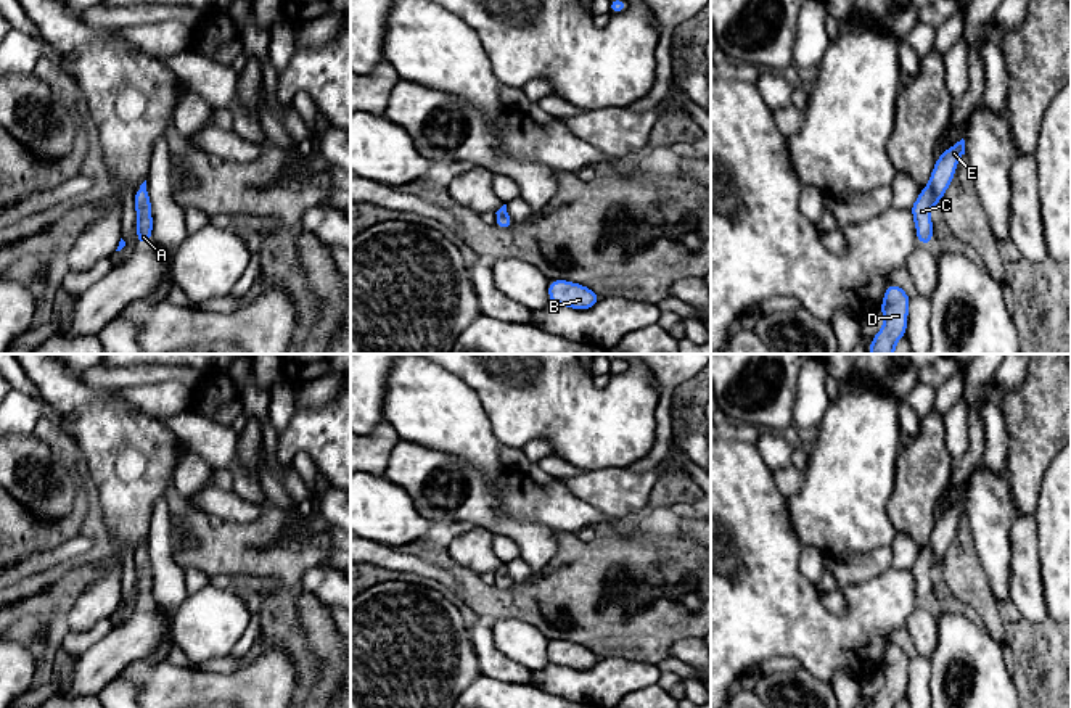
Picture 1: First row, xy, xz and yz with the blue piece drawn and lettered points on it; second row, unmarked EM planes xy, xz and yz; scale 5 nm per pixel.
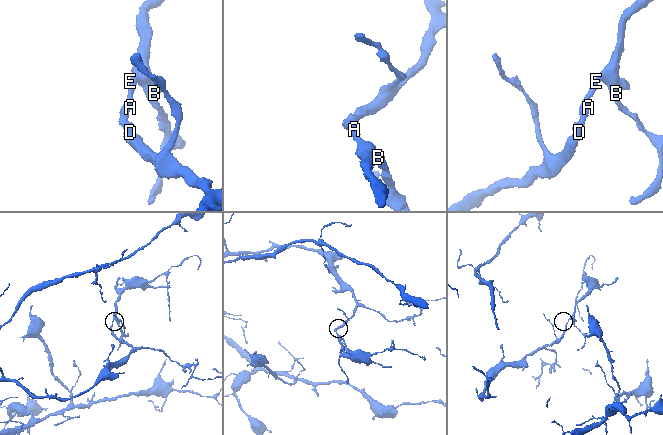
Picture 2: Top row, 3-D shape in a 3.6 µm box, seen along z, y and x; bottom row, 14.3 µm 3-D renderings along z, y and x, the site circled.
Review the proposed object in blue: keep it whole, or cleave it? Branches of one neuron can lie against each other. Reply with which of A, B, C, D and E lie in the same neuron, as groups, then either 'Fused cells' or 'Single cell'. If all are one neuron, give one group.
Groups: A B C D E. Single cell

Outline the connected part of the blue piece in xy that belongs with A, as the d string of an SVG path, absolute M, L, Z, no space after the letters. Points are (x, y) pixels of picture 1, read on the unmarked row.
M146 541L135 552L133 562L137 570L137 600L140 605L148 605L153 592L153 568L146 550Z

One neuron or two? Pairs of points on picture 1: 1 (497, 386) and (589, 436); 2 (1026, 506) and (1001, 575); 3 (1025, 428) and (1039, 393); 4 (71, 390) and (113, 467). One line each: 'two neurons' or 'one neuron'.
1: one neuron
2: two neurons
3: one neuron
4: one neuron

